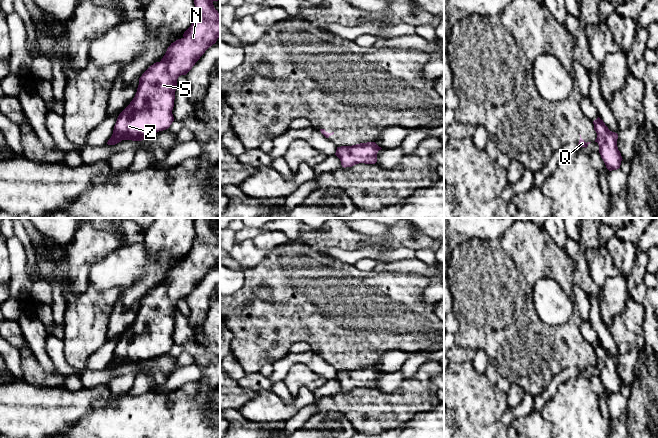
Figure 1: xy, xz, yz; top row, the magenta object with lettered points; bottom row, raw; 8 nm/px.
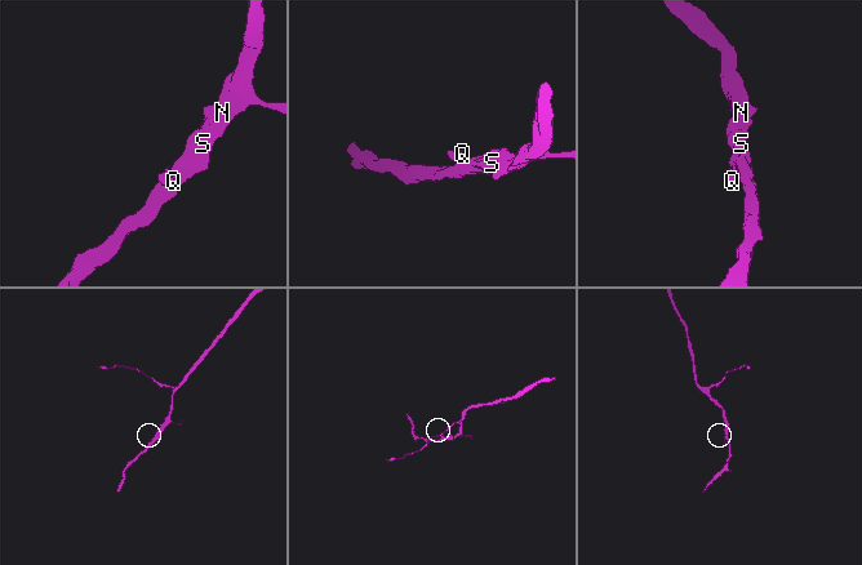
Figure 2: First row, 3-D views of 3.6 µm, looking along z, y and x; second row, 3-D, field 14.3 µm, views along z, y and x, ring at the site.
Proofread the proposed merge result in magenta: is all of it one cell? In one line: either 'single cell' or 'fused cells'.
fused cells

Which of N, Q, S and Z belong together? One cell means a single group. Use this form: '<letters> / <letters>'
N S Z / Q

